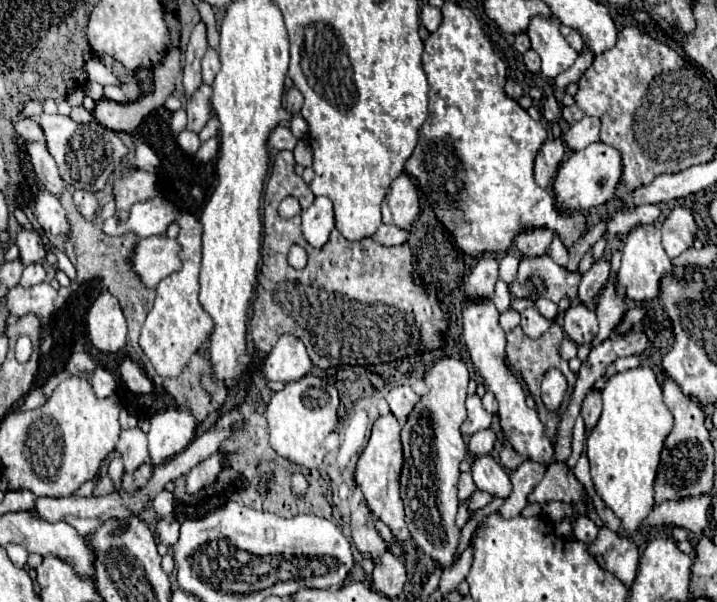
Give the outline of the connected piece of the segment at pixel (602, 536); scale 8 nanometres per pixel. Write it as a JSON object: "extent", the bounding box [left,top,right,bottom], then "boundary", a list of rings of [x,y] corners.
{"extent":[586,526,638,586],"boundary":[[[602,526],[598,530],[598,538],[586,544],[586,550],[624,586],[630,586],[634,582],[638,570],[638,548],[632,540],[620,540],[610,528]]]}

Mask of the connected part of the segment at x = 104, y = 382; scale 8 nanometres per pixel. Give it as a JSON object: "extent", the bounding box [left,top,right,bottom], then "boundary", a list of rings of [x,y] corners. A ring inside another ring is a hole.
{"extent":[90,368,116,398],"boundary":[[[104,368],[94,370],[94,372],[92,372],[92,376],[90,376],[90,382],[92,382],[94,392],[96,392],[96,396],[98,396],[98,398],[106,398],[106,396],[114,394],[114,390],[116,390],[114,376],[112,376],[108,370],[104,370]]]}

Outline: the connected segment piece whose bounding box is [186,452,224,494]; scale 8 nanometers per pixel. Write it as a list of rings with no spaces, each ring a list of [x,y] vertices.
[[[216,452],[214,456],[210,456],[208,460],[200,462],[196,468],[192,468],[188,472],[188,480],[186,480],[186,490],[190,494],[198,492],[200,488],[212,484],[216,480],[216,476],[220,474],[220,470],[224,468],[224,452]]]

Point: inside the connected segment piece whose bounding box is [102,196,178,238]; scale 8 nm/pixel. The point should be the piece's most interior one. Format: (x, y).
(153, 217)

